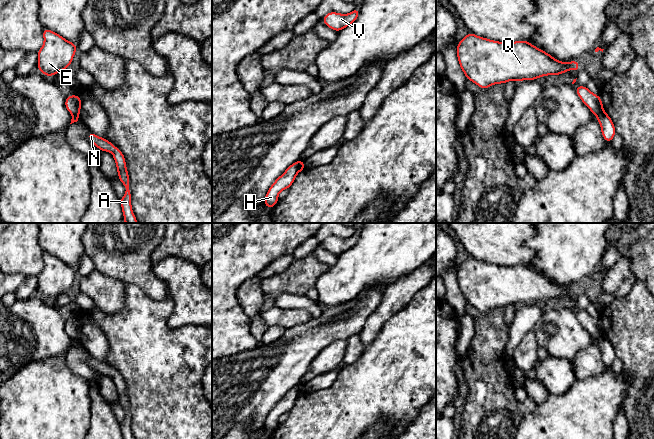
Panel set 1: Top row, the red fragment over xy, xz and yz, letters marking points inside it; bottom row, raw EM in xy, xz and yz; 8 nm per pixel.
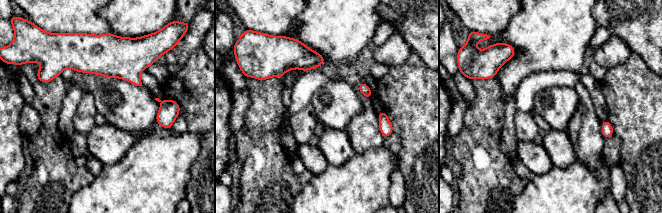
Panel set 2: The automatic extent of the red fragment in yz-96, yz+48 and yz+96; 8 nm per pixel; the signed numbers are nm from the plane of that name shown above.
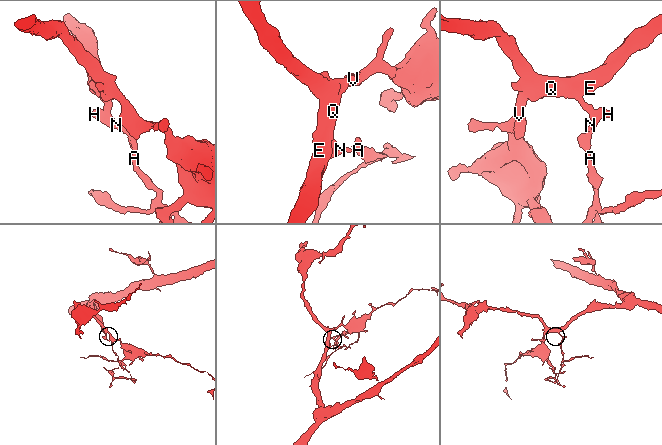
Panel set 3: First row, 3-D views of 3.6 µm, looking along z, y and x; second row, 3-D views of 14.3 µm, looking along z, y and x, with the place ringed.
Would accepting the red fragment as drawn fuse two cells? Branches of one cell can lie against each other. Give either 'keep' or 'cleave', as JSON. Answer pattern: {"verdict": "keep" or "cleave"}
{"verdict": "cleave"}

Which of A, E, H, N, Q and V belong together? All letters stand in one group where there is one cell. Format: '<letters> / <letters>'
A H N / E Q V

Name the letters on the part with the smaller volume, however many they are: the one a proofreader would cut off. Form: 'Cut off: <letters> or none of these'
Cut off: A, H, N

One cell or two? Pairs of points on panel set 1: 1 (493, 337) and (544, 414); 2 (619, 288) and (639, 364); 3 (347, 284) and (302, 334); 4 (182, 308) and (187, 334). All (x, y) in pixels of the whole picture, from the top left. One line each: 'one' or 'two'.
1: two
2: two
3: two
4: two

